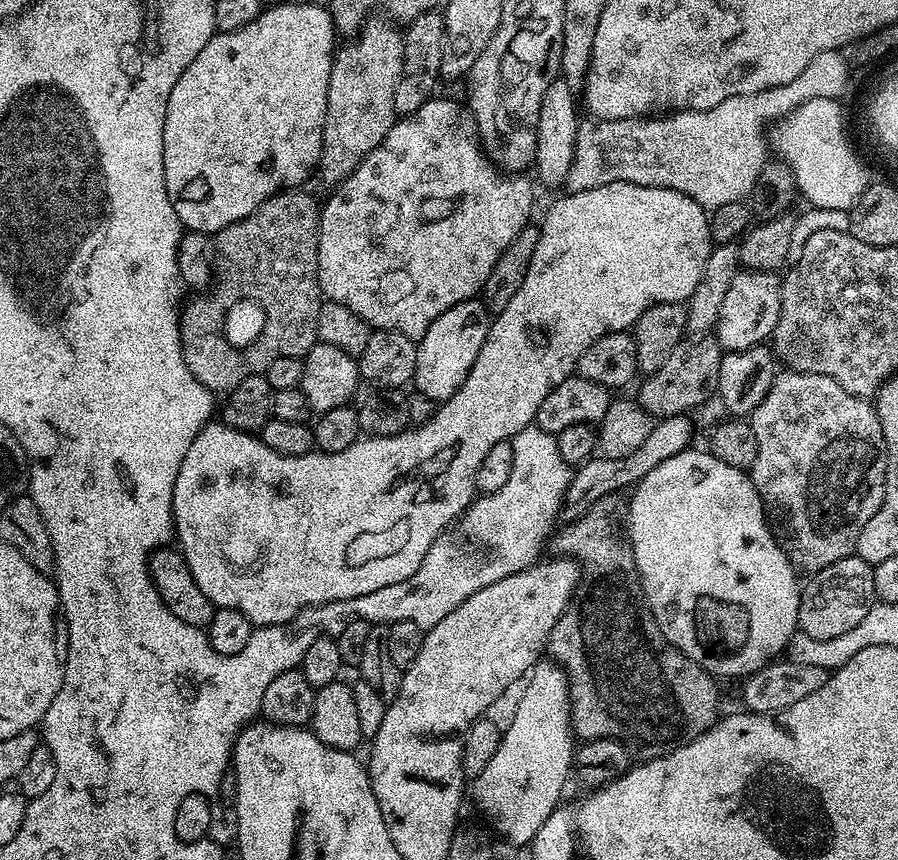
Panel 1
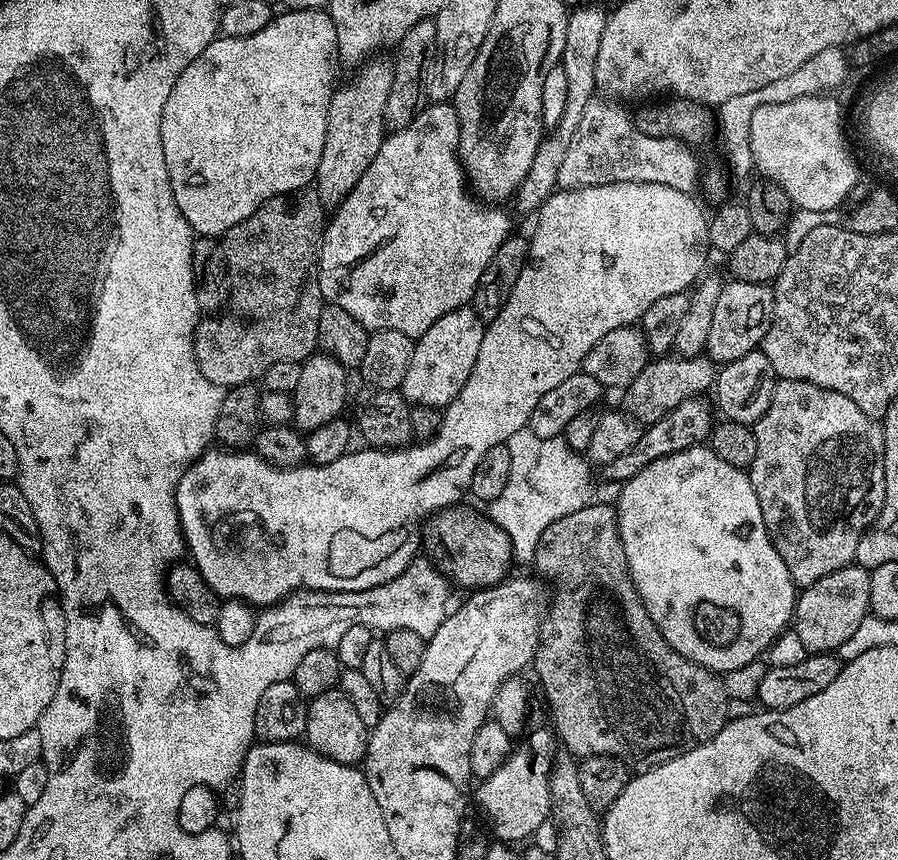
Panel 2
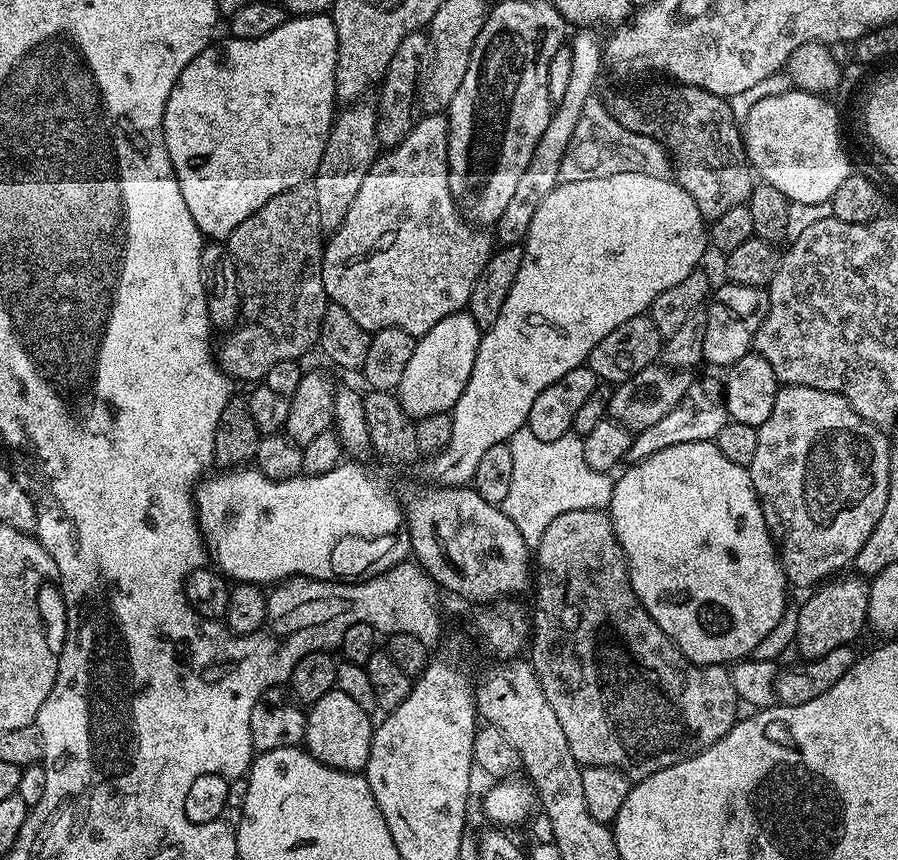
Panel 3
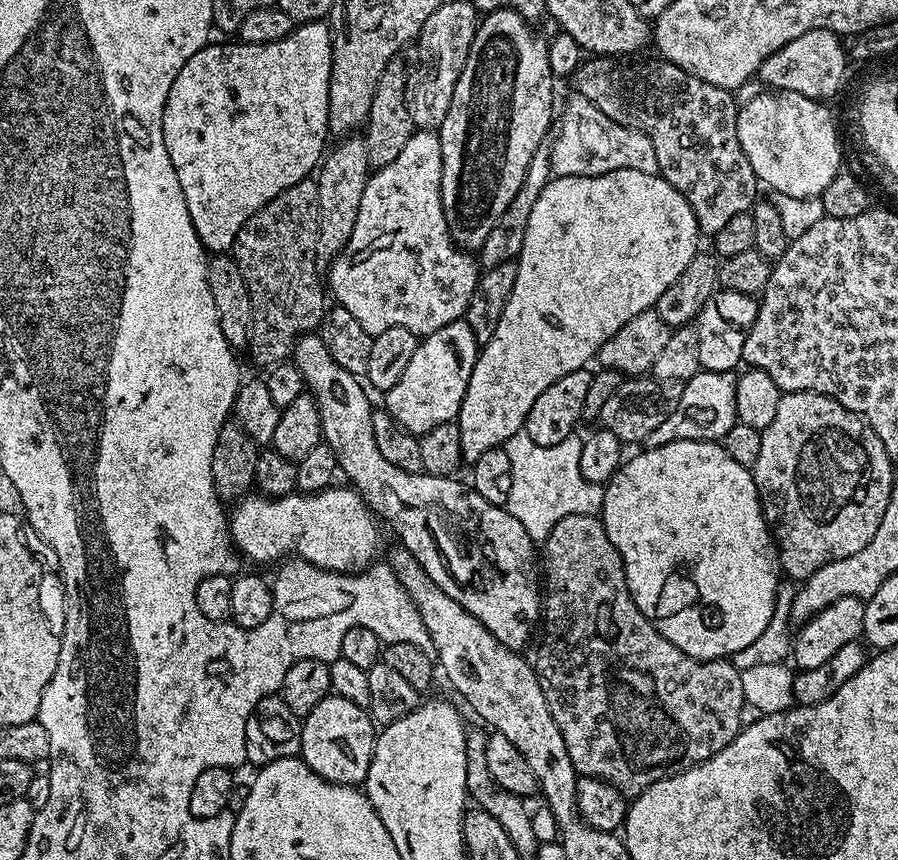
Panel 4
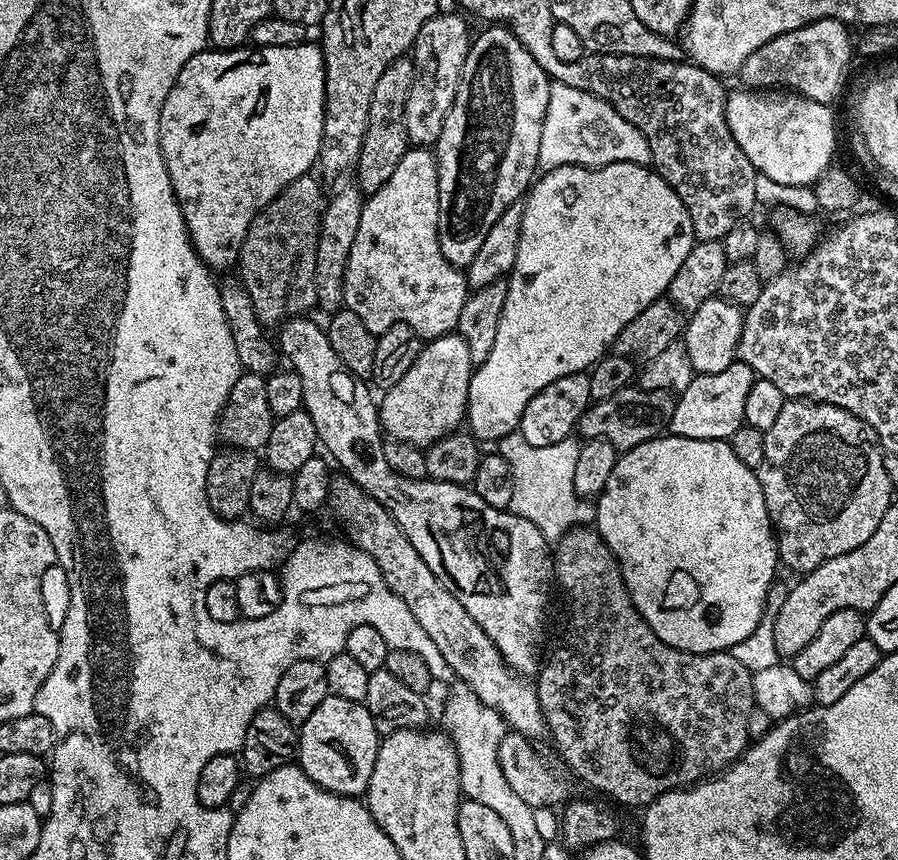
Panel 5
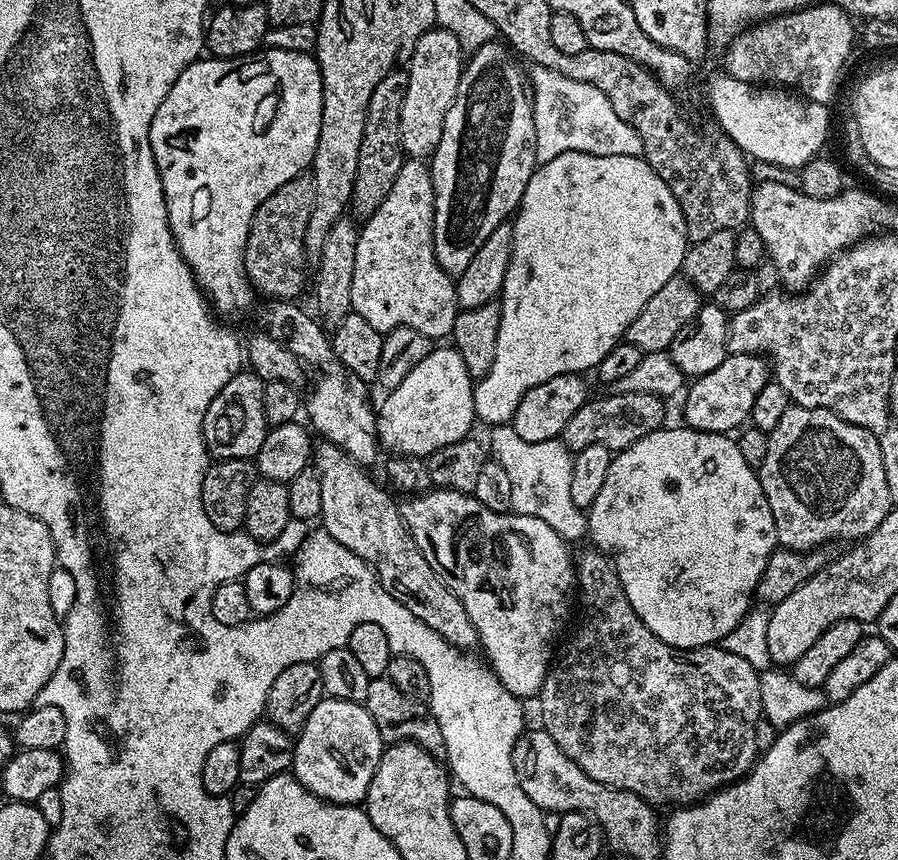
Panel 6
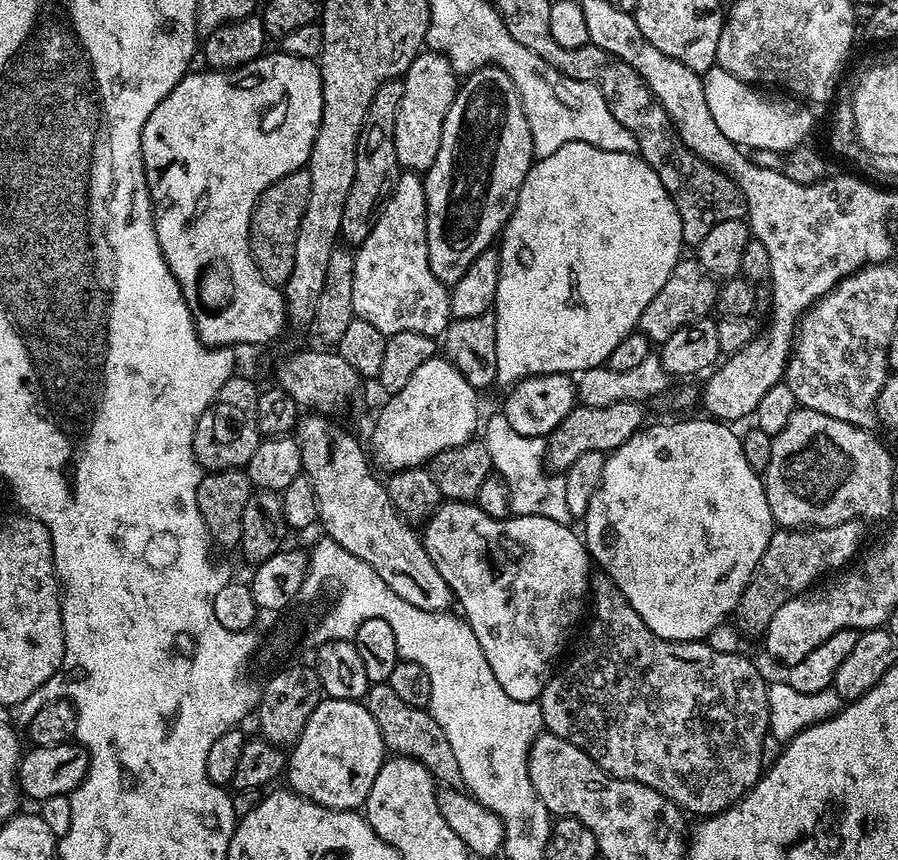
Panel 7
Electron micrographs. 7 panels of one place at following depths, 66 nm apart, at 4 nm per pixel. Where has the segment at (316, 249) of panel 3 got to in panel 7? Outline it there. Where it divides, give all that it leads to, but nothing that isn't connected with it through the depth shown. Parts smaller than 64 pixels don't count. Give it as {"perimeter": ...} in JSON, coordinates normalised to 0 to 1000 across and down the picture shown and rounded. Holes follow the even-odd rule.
{"perimeter":[[[336,194],[302,214],[287,230],[281,245],[276,269],[278,295],[287,314],[292,314],[296,324],[308,333],[315,333],[327,314],[327,281],[332,277],[336,249],[341,249],[341,235],[345,235],[346,224],[345,202],[342,194]]]}

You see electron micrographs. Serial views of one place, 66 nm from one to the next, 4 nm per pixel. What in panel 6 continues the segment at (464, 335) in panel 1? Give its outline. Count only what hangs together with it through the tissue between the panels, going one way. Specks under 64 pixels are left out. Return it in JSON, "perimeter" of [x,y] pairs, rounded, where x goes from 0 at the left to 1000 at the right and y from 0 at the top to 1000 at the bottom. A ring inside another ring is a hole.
{"perimeter":[[[490,402],[482,403],[479,412],[474,412],[474,416],[470,416],[470,421],[465,421],[465,426],[461,426],[461,430],[457,430],[457,435],[452,435],[452,440],[448,440],[448,444],[443,444],[443,449],[439,449],[431,457],[432,460],[424,470],[421,470],[421,478],[419,479],[419,510],[424,517],[428,516],[432,521],[438,521],[435,524],[442,530],[467,530],[476,533],[482,530],[488,523],[492,523],[492,519],[501,519],[506,514],[518,510],[522,506],[521,502],[528,494],[530,488],[530,478],[528,477],[528,458],[526,452],[528,443],[524,435],[519,430],[519,421],[514,421],[514,412],[510,412],[507,402],[498,402],[499,405],[490,405]]]}

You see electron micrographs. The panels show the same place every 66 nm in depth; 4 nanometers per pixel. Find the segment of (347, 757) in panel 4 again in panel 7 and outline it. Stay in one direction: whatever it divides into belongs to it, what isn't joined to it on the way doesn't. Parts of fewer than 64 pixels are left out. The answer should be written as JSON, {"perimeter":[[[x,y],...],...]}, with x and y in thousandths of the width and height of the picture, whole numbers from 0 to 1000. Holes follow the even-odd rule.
{"perimeter":[[[361,812],[345,830],[336,858],[323,871],[318,884],[320,915],[352,935],[391,944],[409,930],[429,883],[428,859],[410,822],[400,814]]]}

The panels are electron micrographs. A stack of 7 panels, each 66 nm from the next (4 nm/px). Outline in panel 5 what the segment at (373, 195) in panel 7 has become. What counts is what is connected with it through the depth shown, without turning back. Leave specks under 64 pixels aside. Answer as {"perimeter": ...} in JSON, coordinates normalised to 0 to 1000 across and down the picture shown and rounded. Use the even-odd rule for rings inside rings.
{"perimeter":[[[453,64],[445,65],[434,72],[430,81],[425,81],[425,91],[421,91],[421,97],[416,99],[416,110],[412,113],[412,137],[408,142],[403,174],[394,197],[394,209],[402,224],[413,226],[430,216],[430,207],[439,202],[443,188],[448,188],[454,177],[457,164],[452,156],[452,114],[457,109],[457,100],[461,100],[462,80]]]}

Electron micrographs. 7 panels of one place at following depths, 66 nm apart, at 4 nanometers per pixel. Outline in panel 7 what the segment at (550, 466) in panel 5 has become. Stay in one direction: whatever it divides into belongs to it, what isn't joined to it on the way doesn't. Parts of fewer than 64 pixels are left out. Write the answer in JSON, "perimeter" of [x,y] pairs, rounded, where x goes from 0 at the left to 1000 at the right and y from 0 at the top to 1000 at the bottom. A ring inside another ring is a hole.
{"perimeter":[[[560,481],[541,488],[537,493],[537,514],[546,528],[551,552],[558,553],[568,570],[570,595],[576,600],[602,600],[622,609],[633,609],[635,601],[630,593],[628,556],[627,552],[616,551],[606,538],[607,508],[577,505]]]}

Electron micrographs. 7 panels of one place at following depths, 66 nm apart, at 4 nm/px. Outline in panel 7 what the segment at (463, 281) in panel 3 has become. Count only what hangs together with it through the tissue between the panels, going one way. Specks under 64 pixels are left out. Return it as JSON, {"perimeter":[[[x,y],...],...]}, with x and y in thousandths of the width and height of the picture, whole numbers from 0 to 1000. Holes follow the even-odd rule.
{"perimeter":[[[447,199],[435,228],[423,245],[416,267],[399,285],[394,293],[394,356],[395,371],[412,374],[425,390],[434,392],[449,386],[464,386],[482,393],[493,392],[500,372],[504,371],[501,360],[500,331],[483,323],[479,314],[477,283],[474,281],[474,226],[472,210],[464,201]]]}

